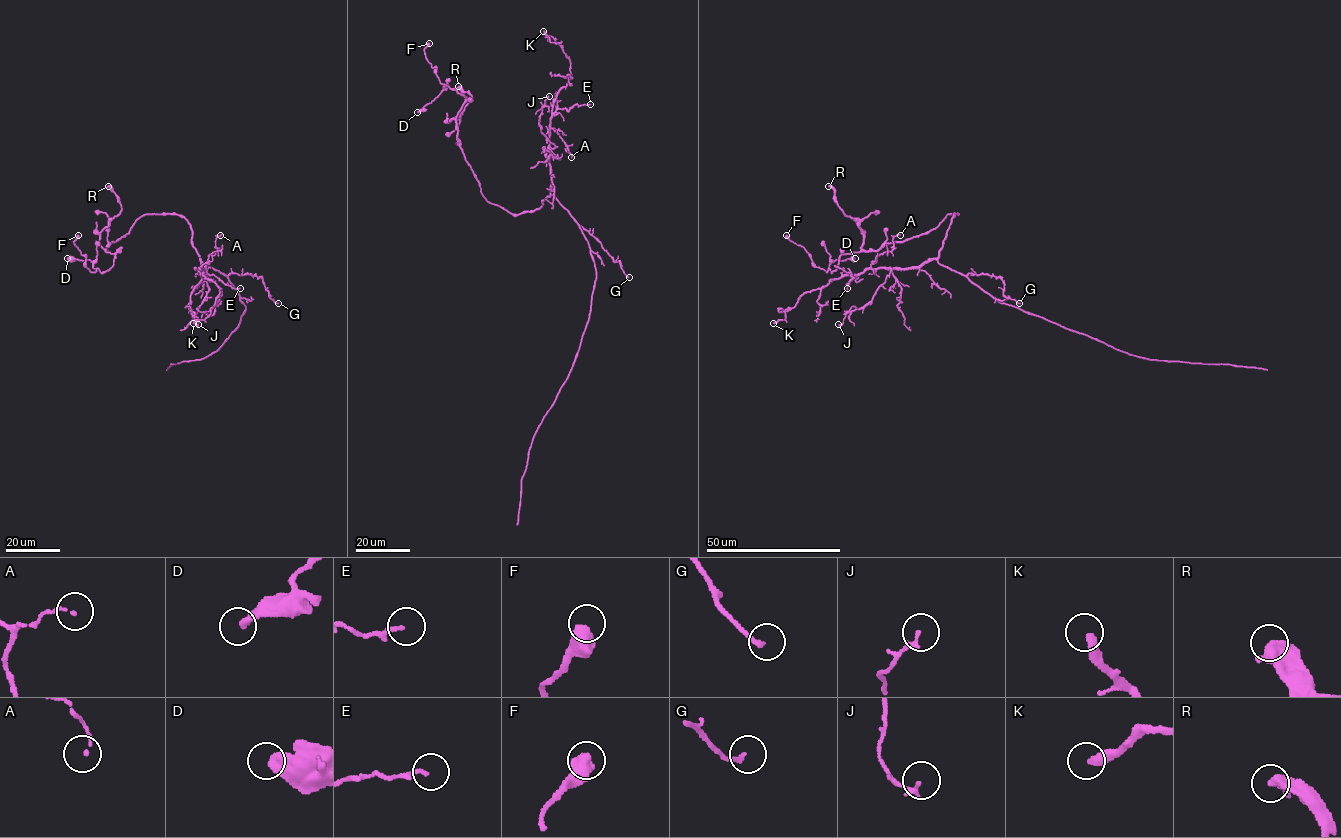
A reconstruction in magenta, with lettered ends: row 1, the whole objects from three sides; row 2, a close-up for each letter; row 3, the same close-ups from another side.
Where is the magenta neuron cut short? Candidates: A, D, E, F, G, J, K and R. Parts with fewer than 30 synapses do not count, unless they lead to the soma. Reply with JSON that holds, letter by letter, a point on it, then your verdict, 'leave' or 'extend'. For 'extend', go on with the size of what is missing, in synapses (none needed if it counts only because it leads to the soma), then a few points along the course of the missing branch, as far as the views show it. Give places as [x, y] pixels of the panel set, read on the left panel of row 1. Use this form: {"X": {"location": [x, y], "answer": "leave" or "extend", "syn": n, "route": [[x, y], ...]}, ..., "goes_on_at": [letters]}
{"A": {"location": [220, 235], "answer": "leave"}, "D": {"location": [67, 258], "answer": "leave"}, "E": {"location": [240, 288], "answer": "leave"}, "F": {"location": [78, 235], "answer": "leave"}, "G": {"location": [278, 303], "answer": "leave"}, "J": {"location": [198, 324], "answer": "leave"}, "K": {"location": [193, 323], "answer": "leave"}, "R": {"location": [108, 186], "answer": "leave"}, "goes_on_at": []}

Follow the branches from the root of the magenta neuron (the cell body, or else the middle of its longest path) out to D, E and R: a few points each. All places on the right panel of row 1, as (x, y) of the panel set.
D: (956, 272), (938, 257), (956, 214), (876, 251), (842, 254), (838, 267), (828, 268), (855, 258)
E: (956, 272), (935, 259), (929, 259), (918, 266), (866, 268), (851, 274), (853, 278), (847, 288)
R: (956, 272), (938, 257), (956, 214), (948, 214), (919, 235), (863, 251), (863, 232), (828, 186)

